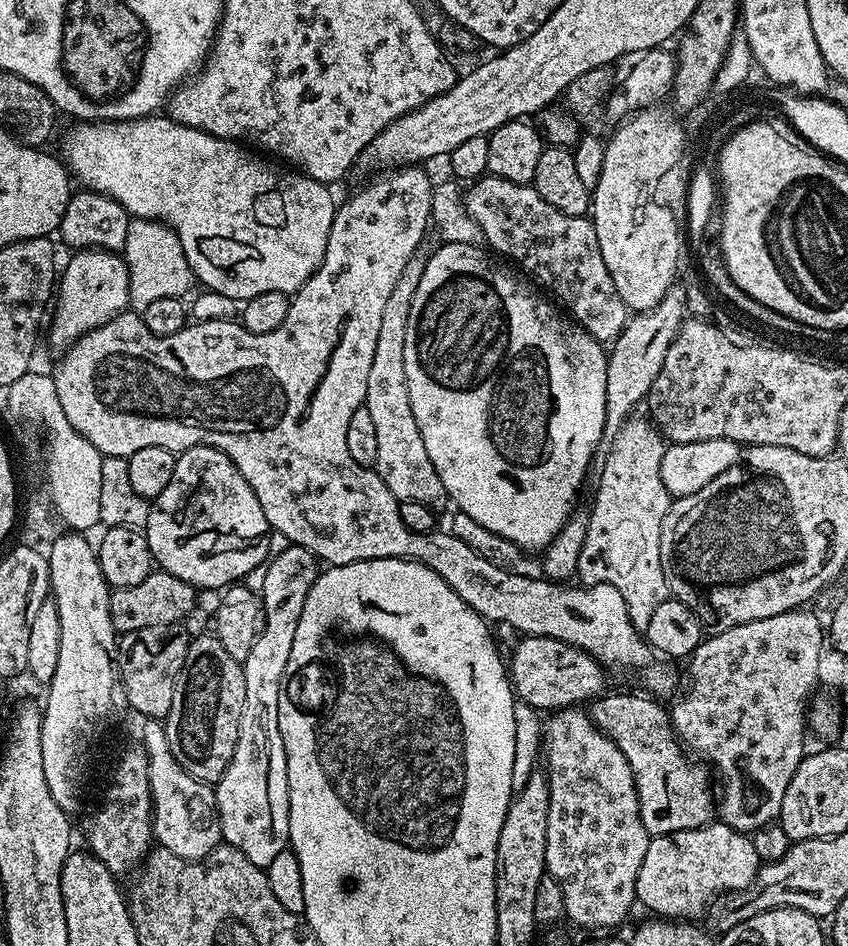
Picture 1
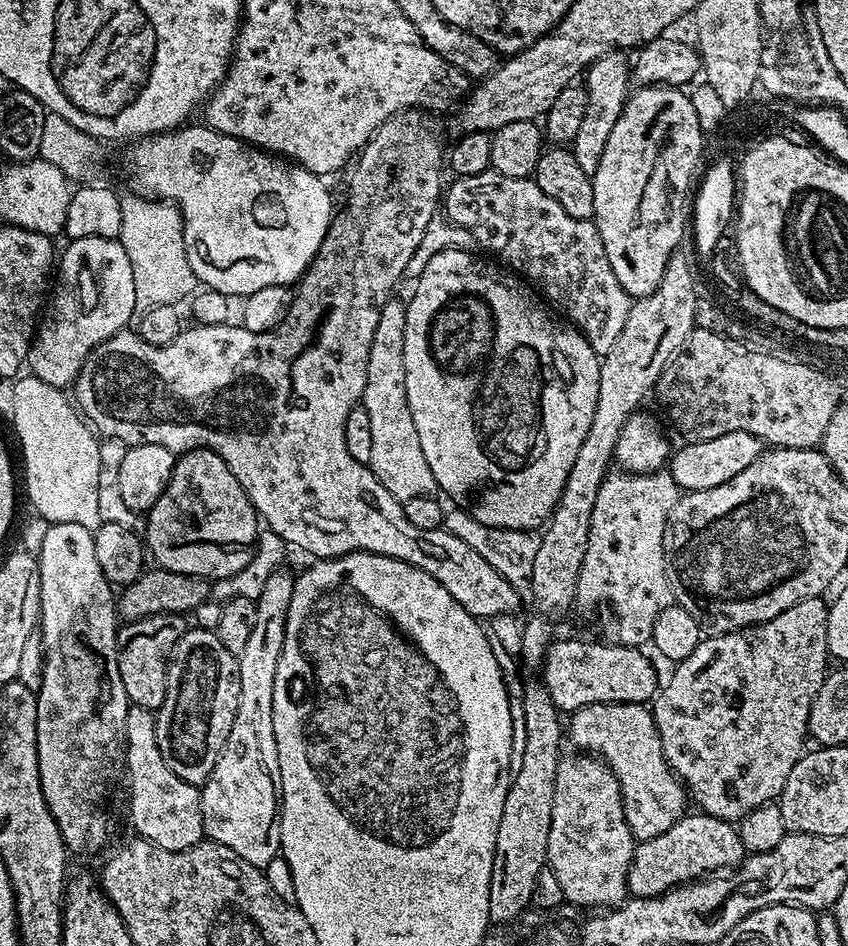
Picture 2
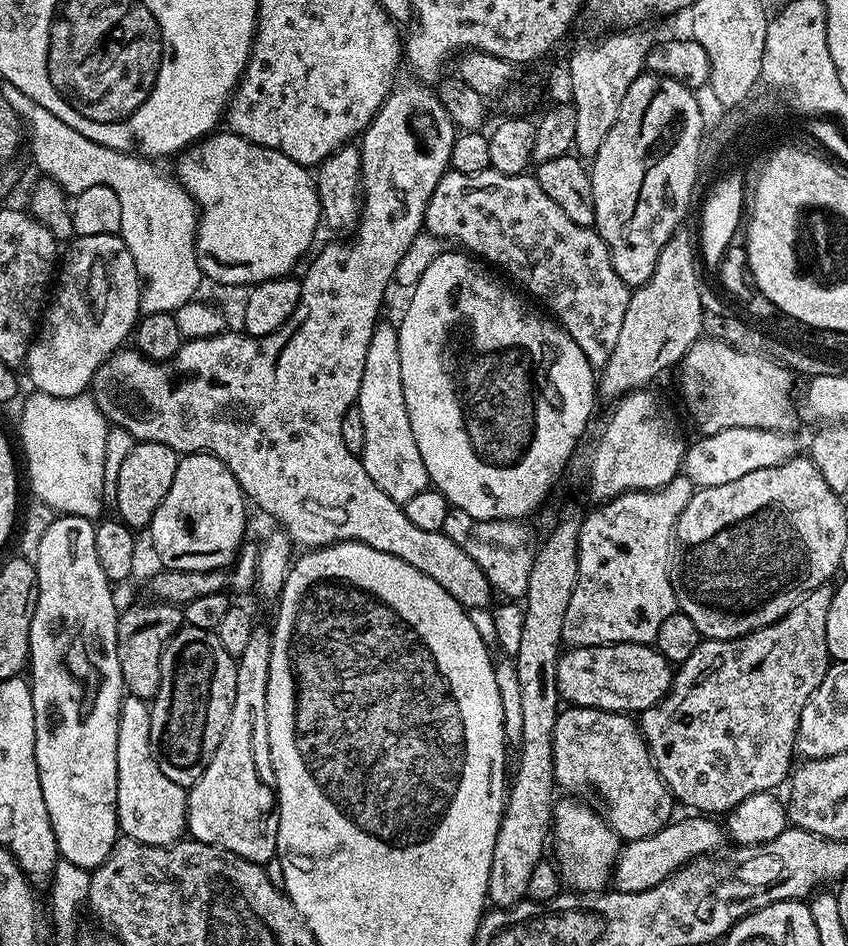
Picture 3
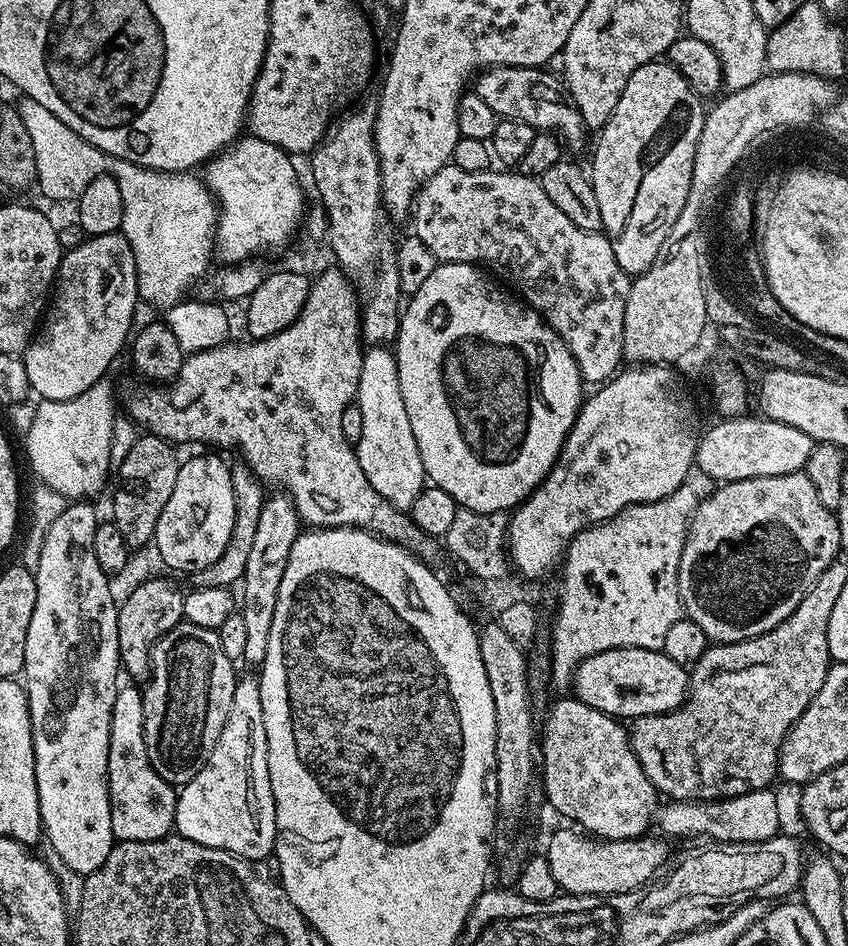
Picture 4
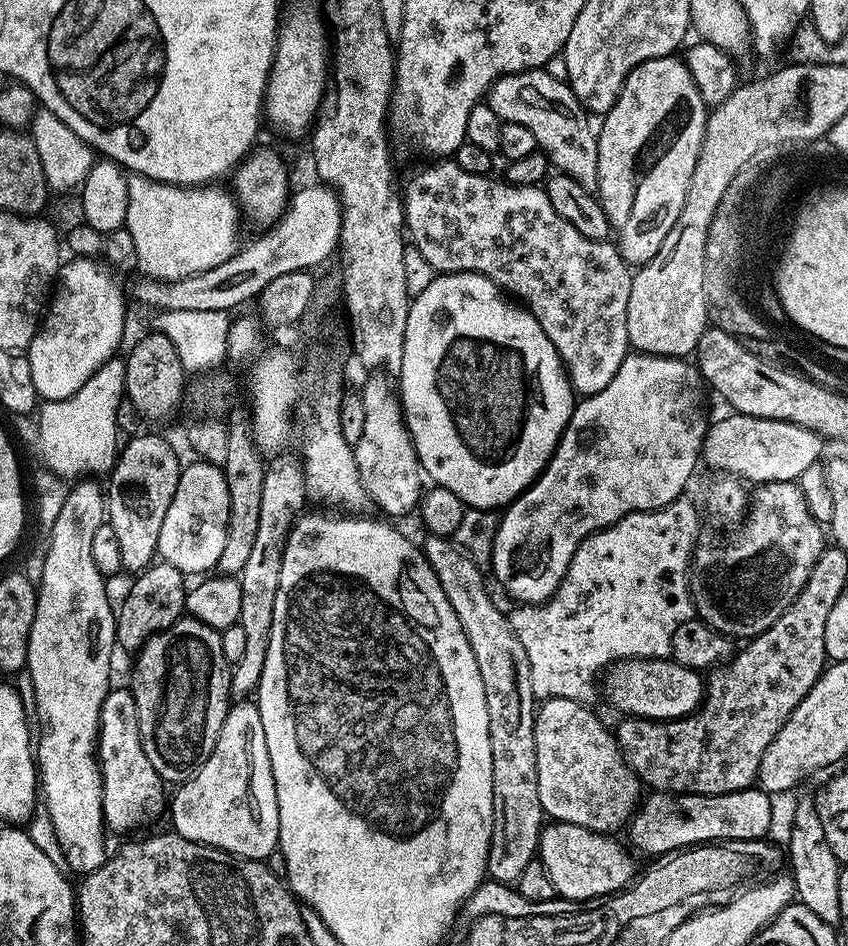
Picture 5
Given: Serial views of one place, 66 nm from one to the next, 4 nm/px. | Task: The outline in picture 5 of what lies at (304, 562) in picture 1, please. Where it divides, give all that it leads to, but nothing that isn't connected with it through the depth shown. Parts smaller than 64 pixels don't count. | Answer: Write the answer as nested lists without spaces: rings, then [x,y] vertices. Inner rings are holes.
[[[240,698],[229,707],[210,758],[206,758],[204,765],[190,780],[183,781],[177,787],[180,789],[177,790],[176,797],[173,800],[171,797],[170,800],[171,827],[182,838],[199,844],[208,844],[212,848],[220,848],[231,856],[265,861],[268,855],[278,848],[280,842],[278,798],[270,766],[270,754],[266,750],[266,734],[262,730],[260,706],[259,703],[252,701],[251,704],[250,701],[248,698]]]

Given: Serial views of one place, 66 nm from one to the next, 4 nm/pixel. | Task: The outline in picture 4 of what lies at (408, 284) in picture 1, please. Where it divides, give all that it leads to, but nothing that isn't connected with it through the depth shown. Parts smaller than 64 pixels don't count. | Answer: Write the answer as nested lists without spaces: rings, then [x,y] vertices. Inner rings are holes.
[[[372,346],[365,351],[354,402],[362,410],[362,438],[354,447],[366,482],[395,508],[411,509],[414,498],[418,498],[426,486],[426,477],[418,442],[414,442],[414,430],[410,430],[410,418],[406,418],[396,353],[391,347]]]

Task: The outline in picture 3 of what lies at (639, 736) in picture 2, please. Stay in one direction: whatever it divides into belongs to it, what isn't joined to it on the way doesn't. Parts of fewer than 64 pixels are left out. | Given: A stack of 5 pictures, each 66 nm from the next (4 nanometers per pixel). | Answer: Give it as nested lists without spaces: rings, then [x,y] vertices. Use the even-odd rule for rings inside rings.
[[[565,707],[554,722],[554,774],[557,789],[568,794],[580,794],[593,788],[608,807],[606,819],[621,841],[637,840],[654,834],[673,819],[674,797],[652,764],[648,744],[640,733],[640,725],[631,715],[623,712],[607,712],[597,708]]]

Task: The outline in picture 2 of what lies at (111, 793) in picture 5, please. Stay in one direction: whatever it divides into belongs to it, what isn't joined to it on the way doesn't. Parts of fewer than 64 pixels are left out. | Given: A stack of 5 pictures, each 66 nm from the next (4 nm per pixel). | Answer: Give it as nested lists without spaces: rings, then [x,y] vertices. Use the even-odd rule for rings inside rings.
[[[142,708],[131,713],[124,727],[126,745],[126,776],[128,772],[128,812],[136,827],[137,837],[162,846],[162,850],[186,850],[201,843],[204,835],[204,815],[200,788],[186,782],[166,766],[158,750],[156,712]]]

